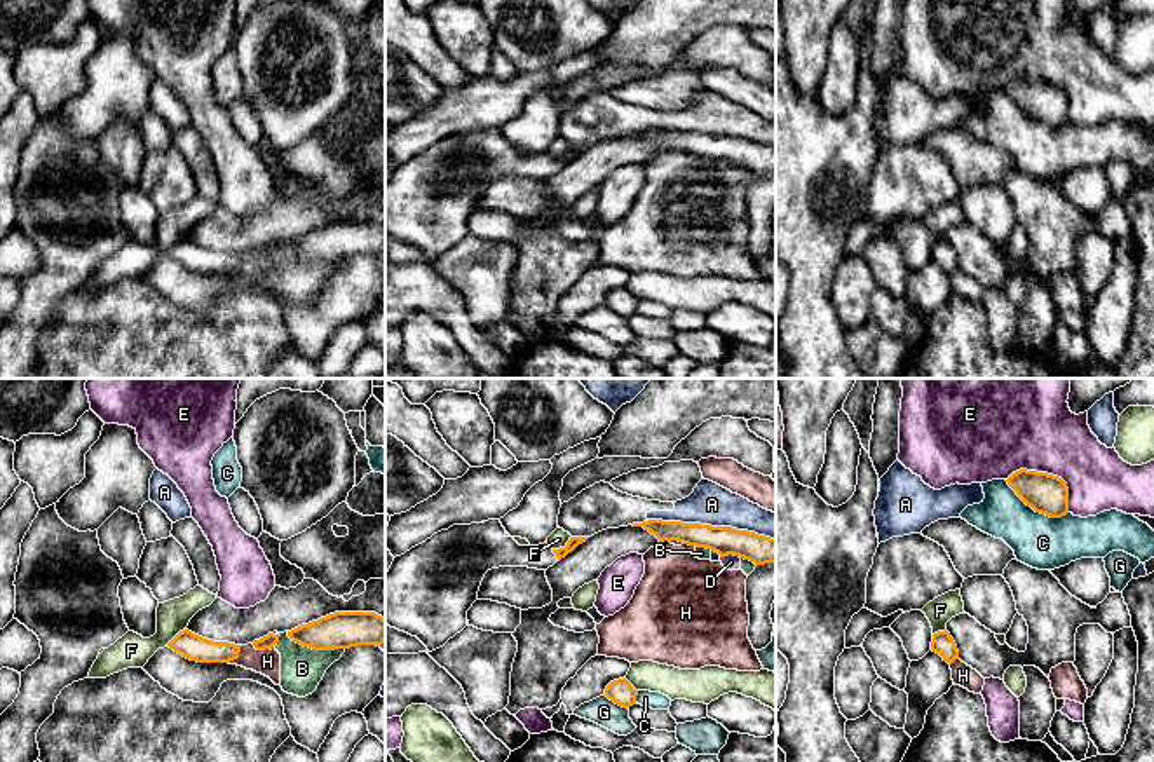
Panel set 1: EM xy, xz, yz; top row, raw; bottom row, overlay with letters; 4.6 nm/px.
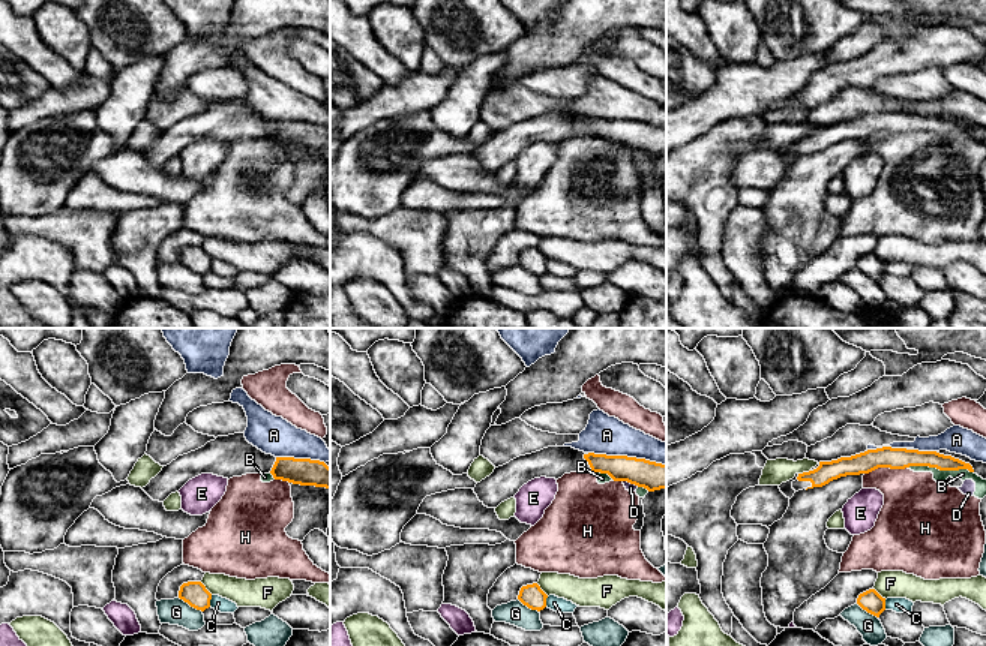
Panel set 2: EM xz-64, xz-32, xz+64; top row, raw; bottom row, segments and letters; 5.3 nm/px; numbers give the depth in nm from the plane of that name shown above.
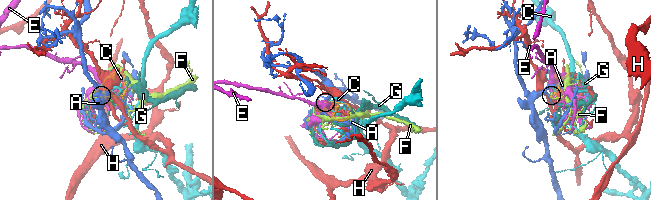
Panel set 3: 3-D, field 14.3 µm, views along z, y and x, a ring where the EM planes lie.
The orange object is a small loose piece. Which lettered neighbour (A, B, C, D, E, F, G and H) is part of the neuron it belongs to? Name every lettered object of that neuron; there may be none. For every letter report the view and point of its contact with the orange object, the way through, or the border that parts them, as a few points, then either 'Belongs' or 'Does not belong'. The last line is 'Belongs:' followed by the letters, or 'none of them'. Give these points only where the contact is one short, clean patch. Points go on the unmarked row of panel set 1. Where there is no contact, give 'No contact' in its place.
A: Touches orange at xz (710, 135). Does not belong
B: Touches orange at xy (314, 258). Does not belong
C: Touches orange at yz (1036, 121). Does not belong
D: Touches orange at xz (729, 163). Boundary: xz (739, 166), (727, 164), (720, 168). Does not belong
E: Touches orange at yz (1050, 84). Does not belong
F: Touches orange at xz (565, 156). Does not belong
G: Touches orange at xz (616, 312). Does not belong
H: Touches orange at xy (264, 258). Does not belong
Belongs: none of them

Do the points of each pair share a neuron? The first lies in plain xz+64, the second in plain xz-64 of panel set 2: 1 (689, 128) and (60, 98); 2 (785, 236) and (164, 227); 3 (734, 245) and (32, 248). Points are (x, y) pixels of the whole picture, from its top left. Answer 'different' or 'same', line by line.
1: same
2: same
3: different

